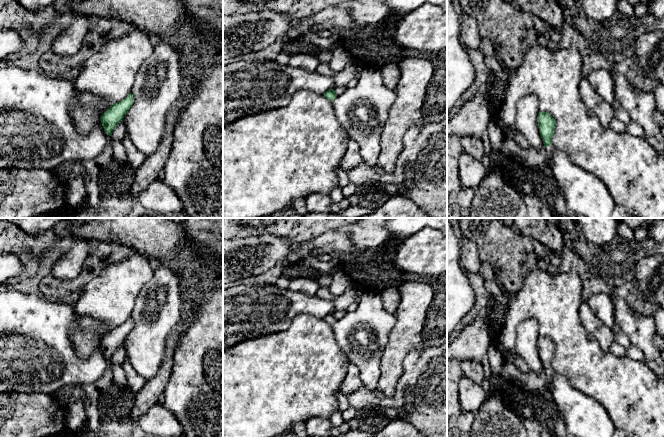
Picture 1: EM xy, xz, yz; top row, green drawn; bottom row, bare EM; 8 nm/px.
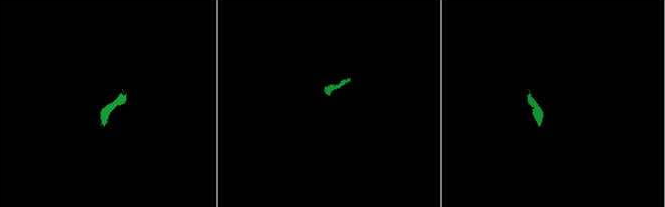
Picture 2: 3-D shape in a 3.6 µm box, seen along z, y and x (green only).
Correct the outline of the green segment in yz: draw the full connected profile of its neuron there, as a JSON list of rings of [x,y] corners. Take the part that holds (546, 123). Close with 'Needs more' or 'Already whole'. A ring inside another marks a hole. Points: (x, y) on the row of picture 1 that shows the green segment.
[[[539,111],[537,123],[545,147],[545,155],[549,159],[549,168],[552,169],[552,155],[554,149],[552,145],[552,136],[555,128],[555,120],[549,113]]]. Needs more

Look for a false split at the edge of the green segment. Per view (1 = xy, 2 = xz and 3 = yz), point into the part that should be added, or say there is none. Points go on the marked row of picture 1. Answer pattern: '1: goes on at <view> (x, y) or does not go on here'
1: does not go on here
2: does not go on here
3: goes on at yz (548, 150)

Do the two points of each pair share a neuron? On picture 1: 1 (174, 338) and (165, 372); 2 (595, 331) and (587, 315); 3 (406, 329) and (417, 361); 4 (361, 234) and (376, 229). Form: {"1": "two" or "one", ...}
{"1": "one", "2": "one", "3": "two", "4": "one"}

